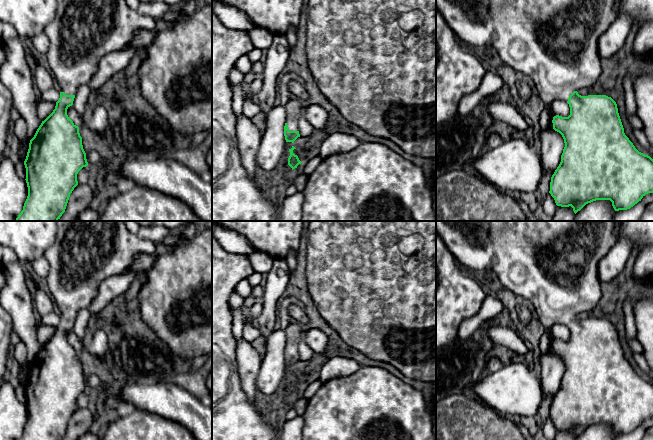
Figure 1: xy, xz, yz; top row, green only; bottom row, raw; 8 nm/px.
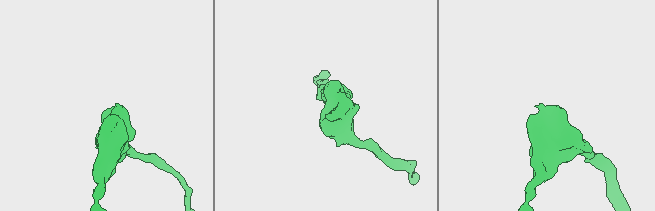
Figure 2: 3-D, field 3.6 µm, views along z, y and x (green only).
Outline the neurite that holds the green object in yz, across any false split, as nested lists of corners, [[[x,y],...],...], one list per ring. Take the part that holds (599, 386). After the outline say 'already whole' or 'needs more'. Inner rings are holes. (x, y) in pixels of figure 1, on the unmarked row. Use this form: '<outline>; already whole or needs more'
[[[436,221],[436,232],[440,235],[456,261],[467,272],[475,275],[493,273],[498,277],[504,288],[513,294],[521,296],[524,300],[535,303],[539,320],[546,330],[551,329],[556,323],[561,323],[569,328],[570,339],[568,341],[556,339],[552,344],[553,353],[562,359],[565,371],[561,379],[561,386],[551,401],[549,417],[554,422],[557,430],[571,430],[575,438],[586,428],[596,424],[610,424],[615,435],[627,434],[641,425],[646,418],[653,417],[653,383],[639,376],[625,359],[616,326],[606,319],[581,320],[577,316],[580,313],[591,314],[595,312],[595,308],[601,298],[601,281],[598,277],[598,264],[601,258],[617,244],[619,227],[620,221]]]; needs more

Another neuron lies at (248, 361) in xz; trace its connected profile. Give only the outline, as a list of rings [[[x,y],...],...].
[[[243,338],[237,340],[236,365],[240,376],[241,387],[250,403],[255,404],[257,392],[256,378],[262,364],[262,357],[251,343]]]

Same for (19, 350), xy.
[[[19,341],[15,346],[13,346],[14,360],[19,363],[19,367],[25,370],[28,376],[30,364],[27,362],[26,356],[26,346],[22,341]]]

